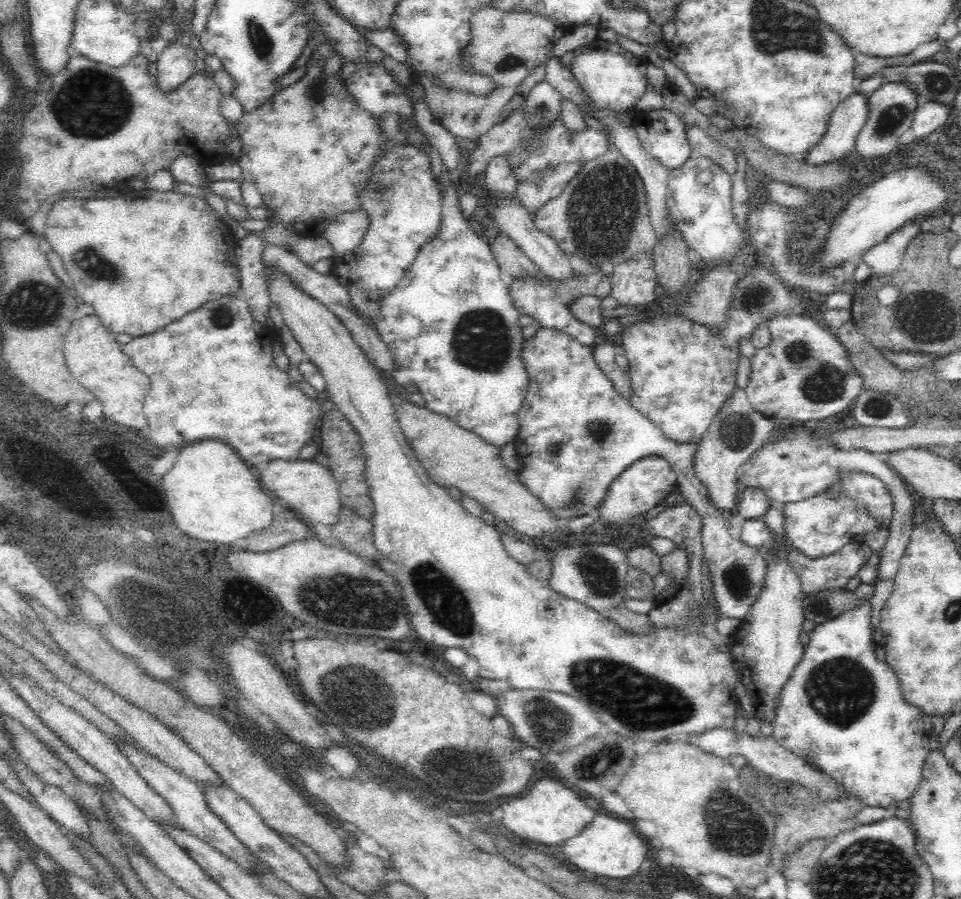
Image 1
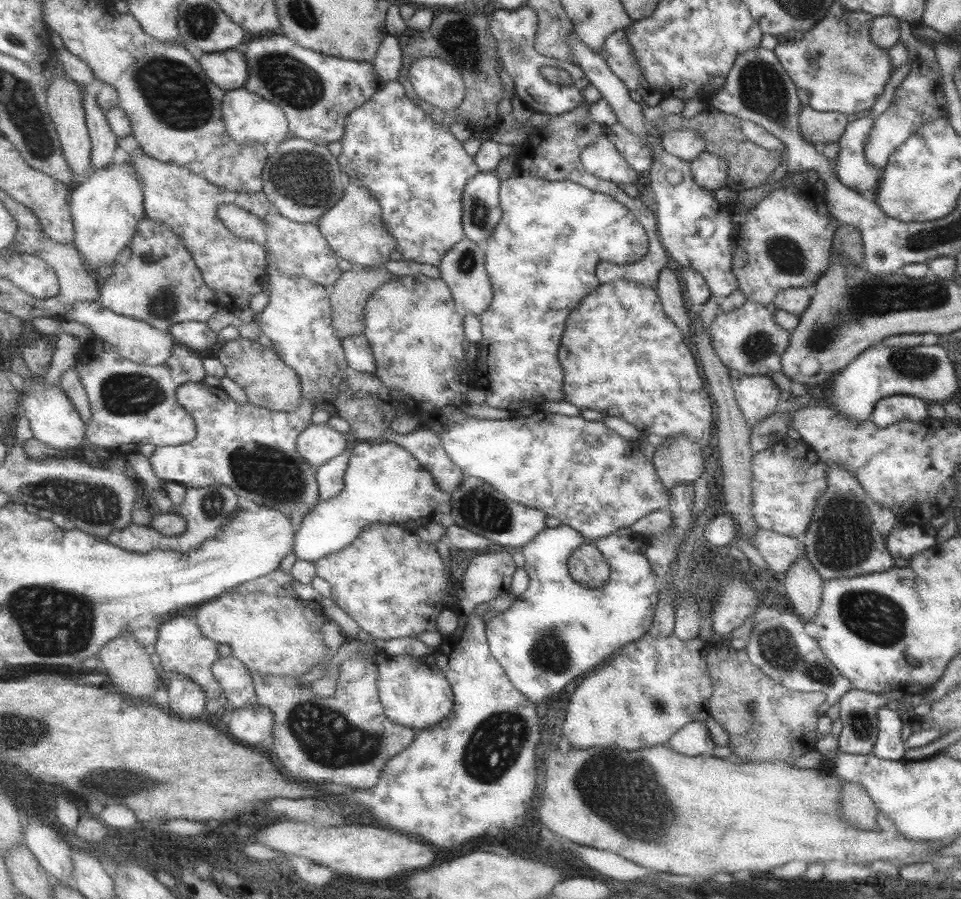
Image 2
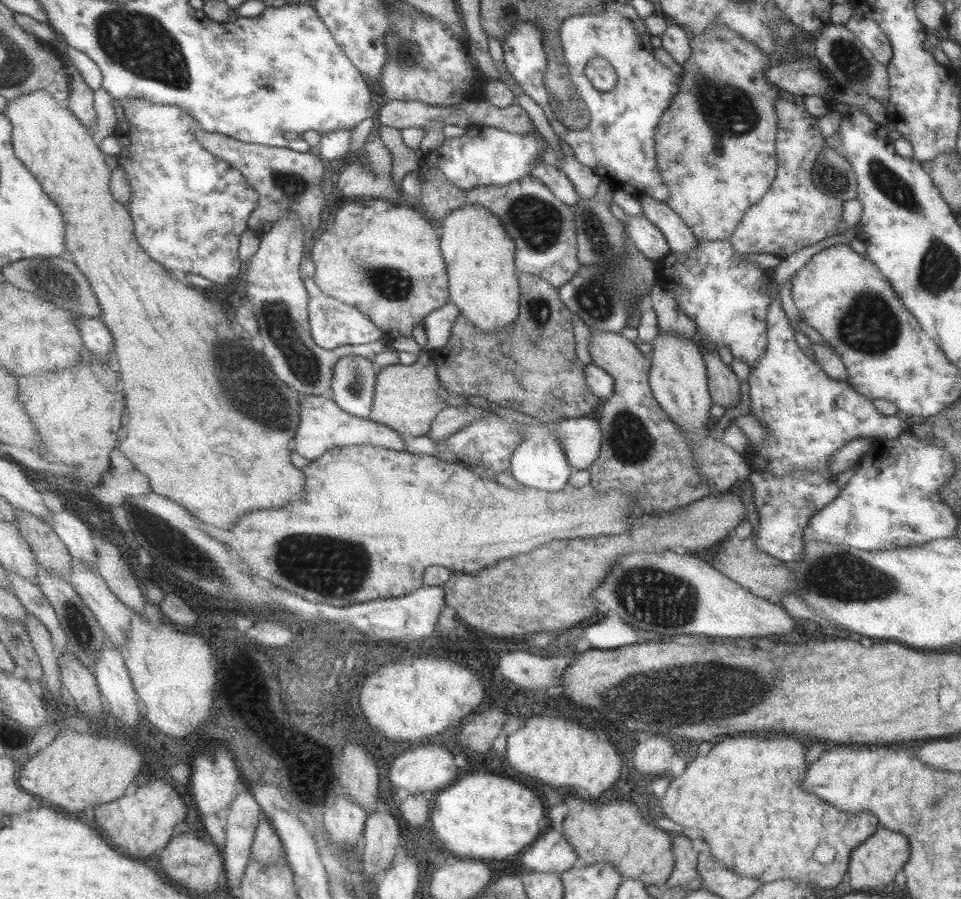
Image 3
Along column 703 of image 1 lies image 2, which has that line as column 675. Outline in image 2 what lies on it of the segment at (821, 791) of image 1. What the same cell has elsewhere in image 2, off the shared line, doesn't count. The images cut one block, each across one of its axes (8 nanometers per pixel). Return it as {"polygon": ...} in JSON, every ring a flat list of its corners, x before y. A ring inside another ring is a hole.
{"polygon":[[691,722,685,728,681,728,669,742,669,748,677,750,685,756,707,756,713,754,713,738,709,736,709,730,703,722]]}

